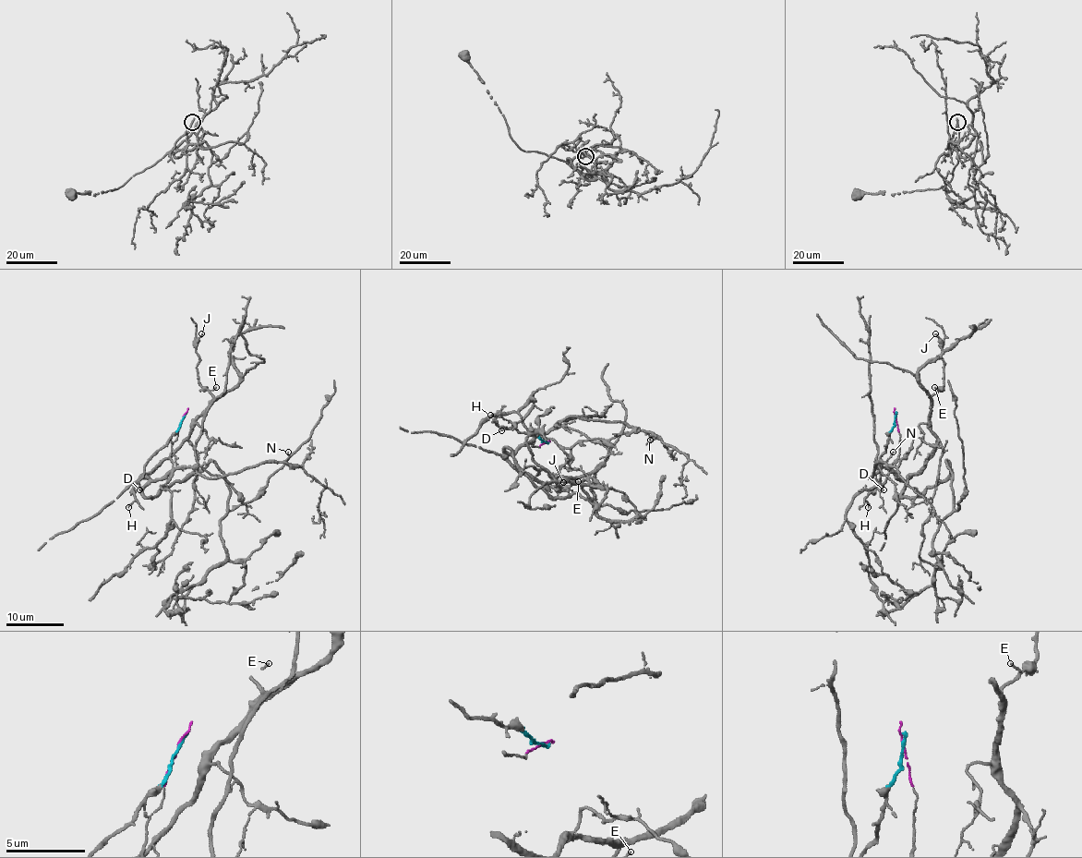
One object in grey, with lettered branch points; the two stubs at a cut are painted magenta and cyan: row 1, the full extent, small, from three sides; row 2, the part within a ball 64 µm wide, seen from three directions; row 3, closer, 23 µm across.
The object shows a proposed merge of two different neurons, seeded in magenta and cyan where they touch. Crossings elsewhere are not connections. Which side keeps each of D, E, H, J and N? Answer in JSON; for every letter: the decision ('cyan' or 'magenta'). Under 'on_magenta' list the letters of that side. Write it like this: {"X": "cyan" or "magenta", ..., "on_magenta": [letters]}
{"D": "cyan", "E": "magenta", "H": "cyan", "J": "magenta", "N": "magenta", "on_magenta": ["E", "J", "N"]}

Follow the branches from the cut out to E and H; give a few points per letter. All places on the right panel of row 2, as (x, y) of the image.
E: (895, 416), (901, 437), (892, 467), (907, 478), (935, 444), (933, 387)
H: (895, 416), (886, 450), (881, 457), (881, 481), (865, 499), (868, 507)

